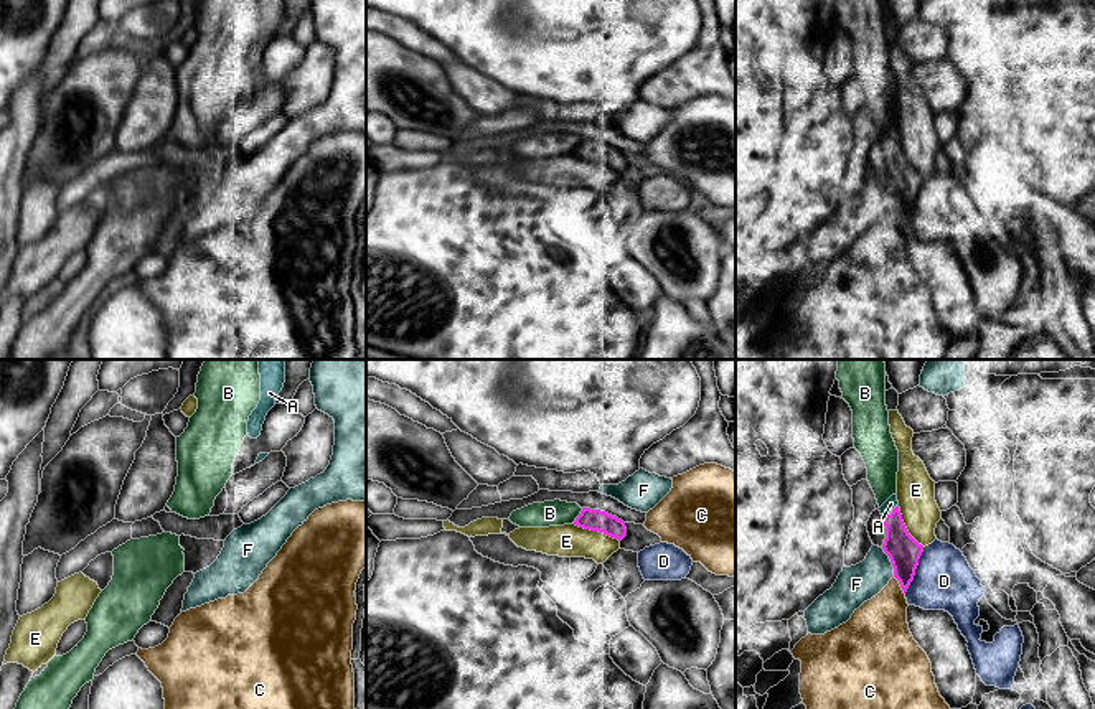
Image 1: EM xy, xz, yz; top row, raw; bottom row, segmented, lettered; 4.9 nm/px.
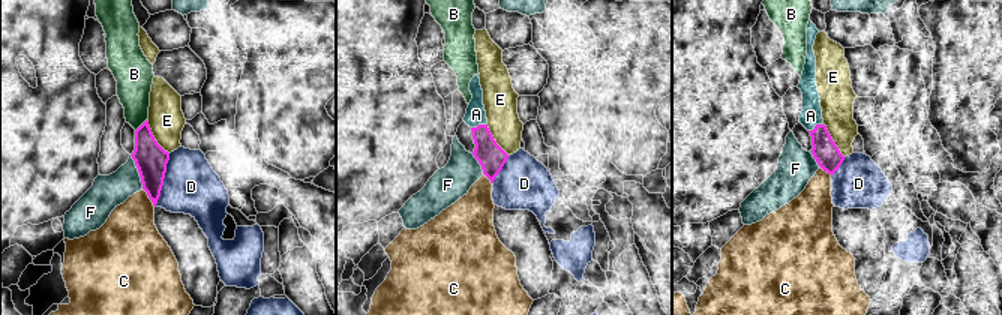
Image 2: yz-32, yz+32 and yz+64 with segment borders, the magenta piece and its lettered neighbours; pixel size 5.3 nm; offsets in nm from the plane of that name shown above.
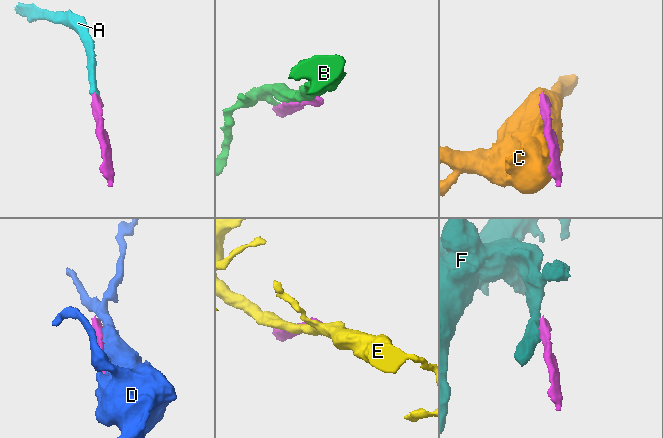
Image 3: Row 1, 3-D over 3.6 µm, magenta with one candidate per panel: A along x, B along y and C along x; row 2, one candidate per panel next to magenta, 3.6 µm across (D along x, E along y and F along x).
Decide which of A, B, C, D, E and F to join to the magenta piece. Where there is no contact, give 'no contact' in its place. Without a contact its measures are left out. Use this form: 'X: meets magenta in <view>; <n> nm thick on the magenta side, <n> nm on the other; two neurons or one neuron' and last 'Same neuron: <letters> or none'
A: meets magenta in yz; 160 nm thick on the magenta side, 60 nm on the other; one neuron
B: meets magenta in xz; 110 nm thick on the magenta side, 130 nm on the other; two neurons
C: meets magenta in yz; 160 nm thick on the magenta side, 300 nm on the other; two neurons
D: meets magenta in yz; 160 nm thick on the magenta side, 280 nm on the other; two neurons
E: meets magenta in xz; 110 nm thick on the magenta side, 160 nm on the other; two neurons
F: meets magenta in yz; 160 nm thick on the magenta side, 190 nm on the other; two neurons
Same neuron: A

